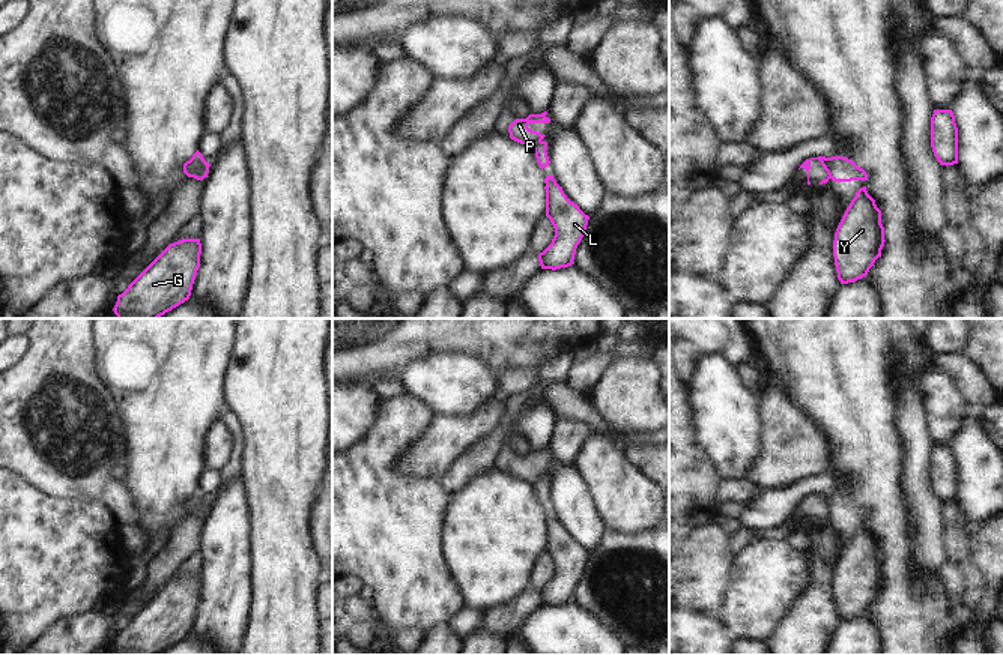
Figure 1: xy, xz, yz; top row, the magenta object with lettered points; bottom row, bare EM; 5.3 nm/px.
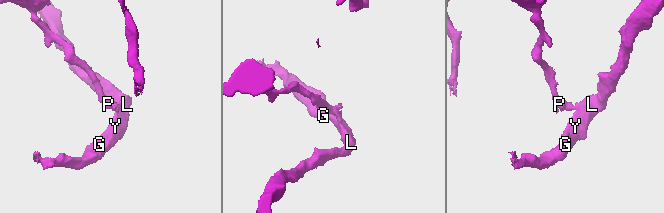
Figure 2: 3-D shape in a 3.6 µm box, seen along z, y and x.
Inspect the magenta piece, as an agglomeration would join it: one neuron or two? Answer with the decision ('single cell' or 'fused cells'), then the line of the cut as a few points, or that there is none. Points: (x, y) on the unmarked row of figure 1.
fused cells | yz (836, 493), (830, 498), (829, 514)

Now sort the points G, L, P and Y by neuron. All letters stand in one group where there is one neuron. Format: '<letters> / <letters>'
G L Y / P

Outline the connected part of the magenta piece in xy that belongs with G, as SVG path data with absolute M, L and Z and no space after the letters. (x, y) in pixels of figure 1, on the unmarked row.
M200 575L170 580L117 632L113 644L117 655L159 655L189 635L200 604Z

